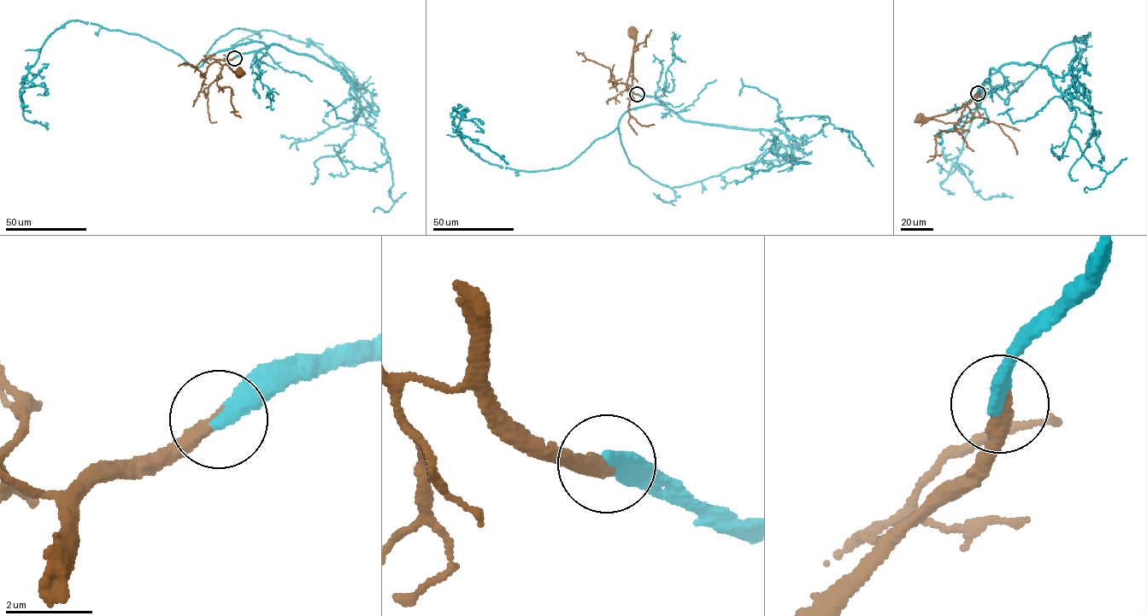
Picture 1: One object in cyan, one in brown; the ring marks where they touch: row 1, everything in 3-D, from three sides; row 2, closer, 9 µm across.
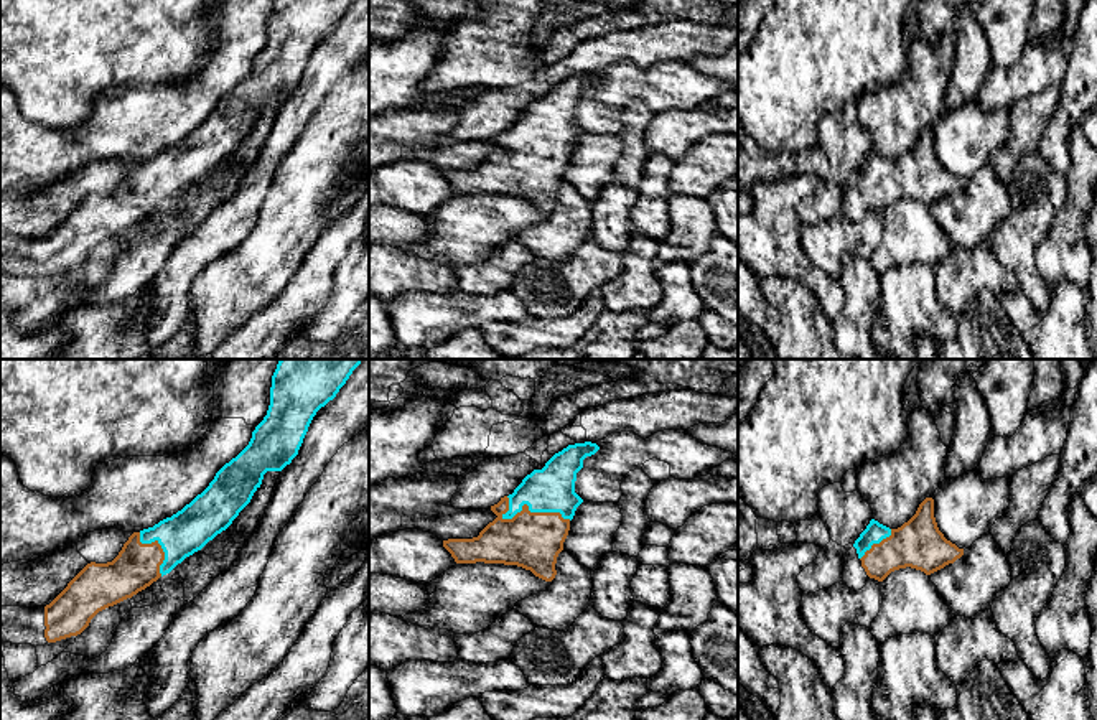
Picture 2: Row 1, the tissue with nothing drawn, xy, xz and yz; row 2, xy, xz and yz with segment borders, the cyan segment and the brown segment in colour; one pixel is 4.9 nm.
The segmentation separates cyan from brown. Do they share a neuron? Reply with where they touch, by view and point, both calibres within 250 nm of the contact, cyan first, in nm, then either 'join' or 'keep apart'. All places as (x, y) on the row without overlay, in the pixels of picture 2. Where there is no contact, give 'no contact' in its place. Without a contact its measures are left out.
meets cyan in xz at (534, 142); 220 nm thick on the cyan side, 280 nm on the other; join

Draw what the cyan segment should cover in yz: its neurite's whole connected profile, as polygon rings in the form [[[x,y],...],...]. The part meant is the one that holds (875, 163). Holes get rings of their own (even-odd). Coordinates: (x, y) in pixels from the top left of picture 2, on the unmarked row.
[[[926,129],[916,145],[898,160],[871,150],[853,178],[866,206],[878,213],[906,198],[931,206],[964,186],[964,180],[939,161],[932,129]]]

